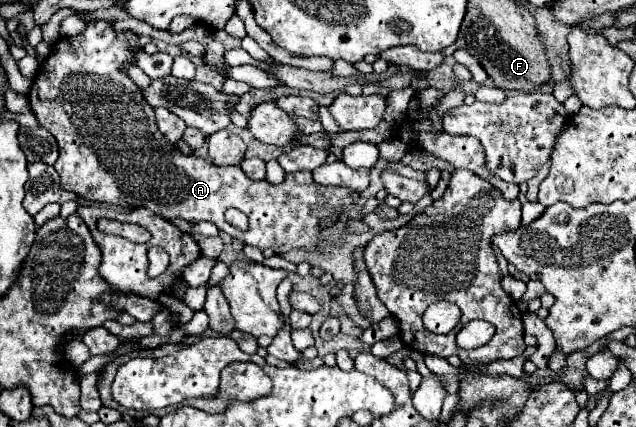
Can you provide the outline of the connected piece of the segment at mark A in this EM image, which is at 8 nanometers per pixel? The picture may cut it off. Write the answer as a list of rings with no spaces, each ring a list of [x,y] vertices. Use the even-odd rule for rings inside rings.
[[[94,21],[80,35],[62,37],[38,69],[28,99],[40,125],[46,127],[58,141],[60,157],[54,163],[54,169],[60,175],[62,187],[84,197],[86,201],[110,203],[118,207],[128,205],[132,209],[144,207],[166,221],[210,221],[222,233],[240,239],[244,245],[258,249],[270,247],[276,255],[284,255],[290,249],[306,249],[310,253],[318,251],[320,235],[324,231],[320,221],[326,217],[340,219],[360,199],[360,193],[342,187],[322,187],[314,183],[310,171],[288,173],[280,185],[252,181],[240,167],[218,167],[202,157],[184,155],[160,133],[160,129],[156,129],[154,109],[144,101],[138,85],[122,71],[122,65],[134,59],[128,45],[138,45],[138,37],[134,33],[116,33],[106,21]],[[228,207],[236,207],[248,215],[250,229],[246,233],[240,233],[226,223],[224,211]]]

